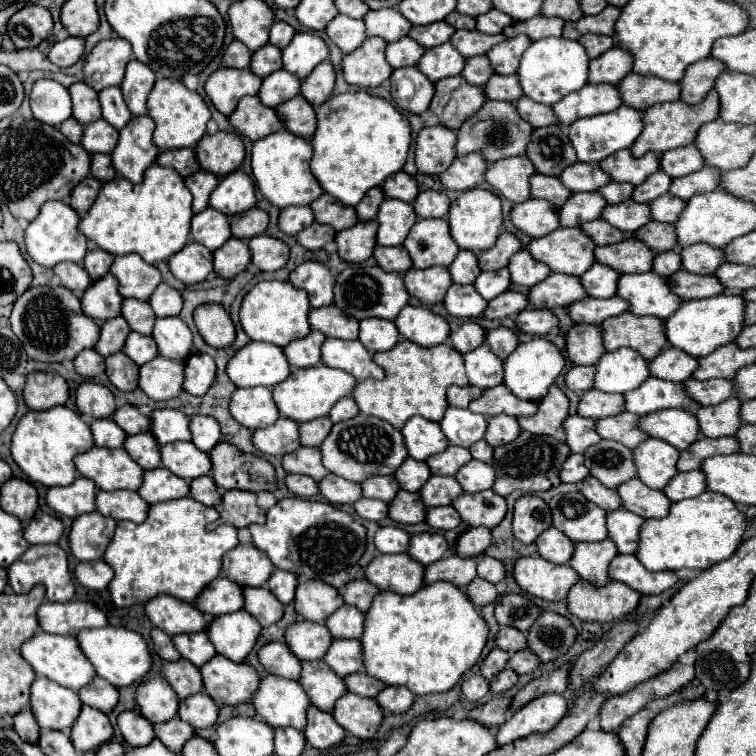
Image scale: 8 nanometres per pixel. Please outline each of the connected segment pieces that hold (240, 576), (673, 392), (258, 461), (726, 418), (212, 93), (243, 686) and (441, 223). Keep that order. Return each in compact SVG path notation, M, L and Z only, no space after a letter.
M239 544L231 552L227 552L227 556L223 556L221 574L239 584L241 588L243 584L263 586L271 572L271 560L253 544Z
M649 376L639 388L625 392L625 410L637 416L645 416L665 408L691 408L695 402L685 394L683 384L667 382Z
M219 442L211 452L211 478L221 490L251 490L273 492L275 470L265 458L257 458L245 452L239 452L227 442Z
M727 398L721 404L699 408L695 416L699 420L701 434L707 438L733 436L741 426L739 406L741 406L739 398Z
M219 68L207 78L205 92L211 98L213 106L221 114L229 116L237 108L237 102L243 96L255 96L259 92L259 86L261 78L255 76L251 70Z
M225 656L211 658L199 670L203 676L205 692L215 700L217 706L249 702L259 684L259 676L251 666L245 662L235 664Z
M445 218L417 220L403 246L407 248L415 268L449 266L459 252L459 246L451 240Z

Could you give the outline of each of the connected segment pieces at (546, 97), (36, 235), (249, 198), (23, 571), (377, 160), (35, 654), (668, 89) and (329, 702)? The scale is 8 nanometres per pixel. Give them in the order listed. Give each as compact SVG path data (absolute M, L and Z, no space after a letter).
M543 38L543 40L531 42L531 46L523 52L517 76L519 76L525 96L529 96L535 102L553 106L567 94L571 94L587 84L587 66L589 66L587 52L577 40Z
M59 200L45 202L41 206L41 212L37 214L37 218L25 230L25 246L27 246L29 256L45 268L53 268L55 264L65 262L65 260L83 262L85 252L87 252L87 238L77 232L79 220L81 218L75 214L75 210L69 208L69 204L59 202Z
M241 170L231 172L229 176L221 178L217 188L209 196L209 206L233 216L245 212L255 206L255 184L253 180L243 174Z
M57 544L29 546L27 552L23 556L19 556L19 560L15 560L15 564L11 564L11 568L7 568L7 574L9 574L9 586L15 594L25 594L35 584L43 584L47 588L45 598L49 602L69 602L75 594L75 586L73 586L73 580L69 574L67 554Z
M361 90L331 96L315 112L317 130L311 138L311 172L325 194L345 206L357 206L369 188L381 186L385 178L403 168L411 144L411 128L391 102Z
M37 632L21 646L21 656L31 664L37 676L45 676L75 692L83 684L91 682L91 678L95 676L95 670L91 668L91 664L87 664L87 658L79 652L79 644L75 644L75 638L71 636L51 636L45 632Z
M627 74L617 84L617 90L625 106L637 108L641 112L661 102L679 100L679 84L667 84L665 80L655 80L653 76L645 78L645 76Z
M323 660L301 662L299 684L309 696L311 704L323 712L331 712L335 702L347 692L343 680L337 678L335 672L331 672L327 664L323 664Z

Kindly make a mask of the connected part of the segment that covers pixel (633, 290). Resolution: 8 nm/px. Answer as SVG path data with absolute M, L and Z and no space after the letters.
M655 272L621 274L617 294L629 302L629 312L635 316L657 316L665 320L671 314L653 312L675 312L681 304L681 300L671 292L667 278Z

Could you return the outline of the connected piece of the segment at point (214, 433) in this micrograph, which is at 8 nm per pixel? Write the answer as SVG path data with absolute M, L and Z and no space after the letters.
M191 416L191 442L201 452L209 452L219 442L219 436L219 424L211 416Z

